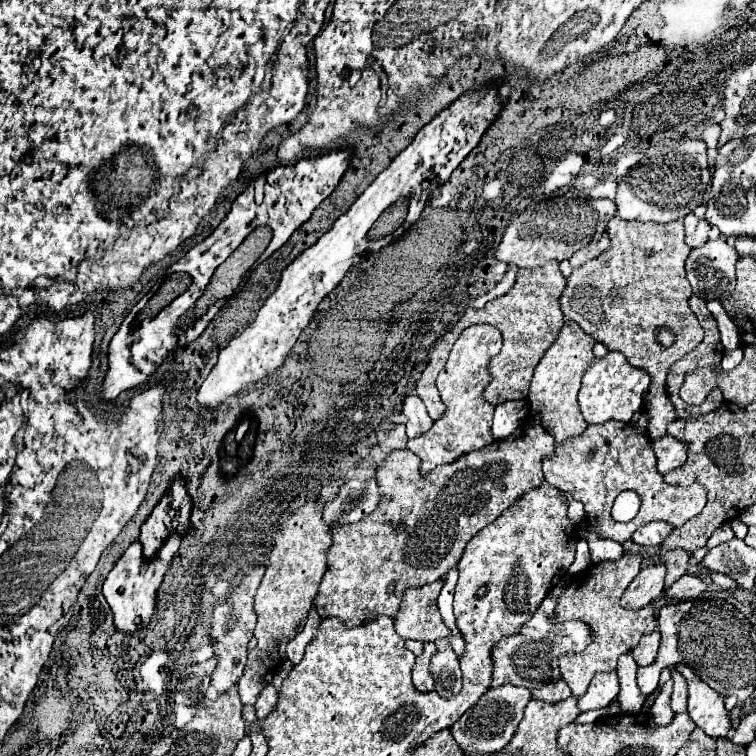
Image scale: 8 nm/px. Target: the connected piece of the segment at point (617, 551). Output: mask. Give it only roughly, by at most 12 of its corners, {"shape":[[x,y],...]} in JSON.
{"shape":[[589,527],[582,537],[590,546],[592,564],[618,560],[632,540],[618,544],[602,538]]}

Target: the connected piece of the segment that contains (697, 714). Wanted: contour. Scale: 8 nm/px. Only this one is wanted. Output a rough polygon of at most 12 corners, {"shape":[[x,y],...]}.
{"shape":[[688,666],[688,714],[710,738],[728,734],[724,698]]}

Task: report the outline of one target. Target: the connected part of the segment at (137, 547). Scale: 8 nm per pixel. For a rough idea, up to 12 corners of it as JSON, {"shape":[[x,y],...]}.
{"shape":[[176,532],[154,558],[136,540],[116,560],[102,594],[120,632],[156,610],[178,546]]}

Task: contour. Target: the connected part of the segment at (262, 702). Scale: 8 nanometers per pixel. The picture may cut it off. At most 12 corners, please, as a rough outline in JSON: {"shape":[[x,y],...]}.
{"shape":[[264,686],[256,700],[256,716],[266,718],[272,712],[278,690]]}

